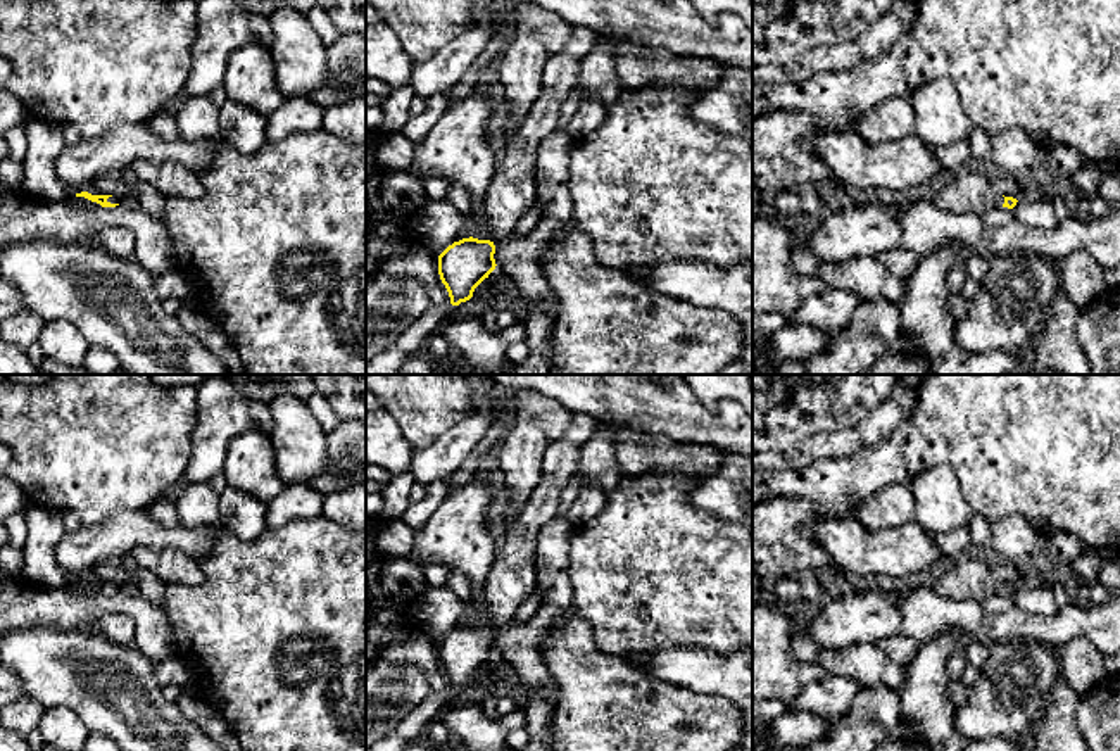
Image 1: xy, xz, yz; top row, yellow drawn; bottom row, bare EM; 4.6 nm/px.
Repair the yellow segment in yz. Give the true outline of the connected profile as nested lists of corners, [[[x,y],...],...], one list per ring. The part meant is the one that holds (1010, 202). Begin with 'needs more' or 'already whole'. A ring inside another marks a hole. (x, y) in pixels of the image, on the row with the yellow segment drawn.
needs more; [[[961,171],[954,174],[942,188],[934,192],[928,200],[935,204],[939,209],[951,212],[972,212],[978,216],[985,216],[989,211],[996,207],[1013,209],[1016,205],[1016,199],[1003,197],[991,186],[991,180],[985,176]]]

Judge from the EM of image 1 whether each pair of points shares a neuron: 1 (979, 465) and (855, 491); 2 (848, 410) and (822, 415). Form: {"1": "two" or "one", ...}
{"1": "one", "2": "one"}

